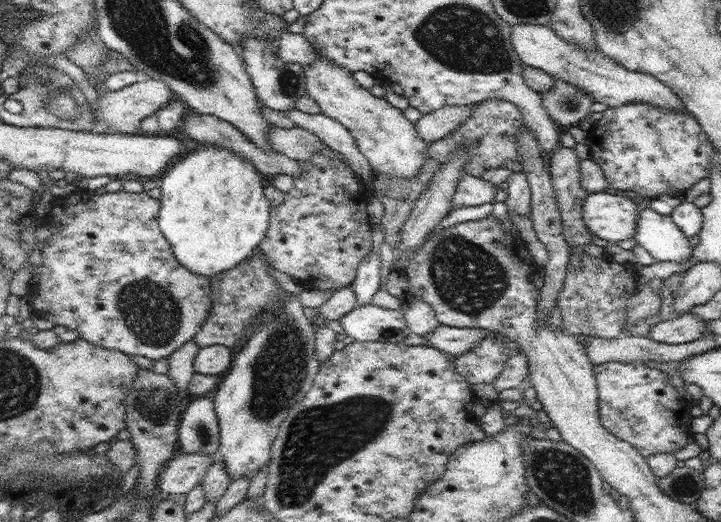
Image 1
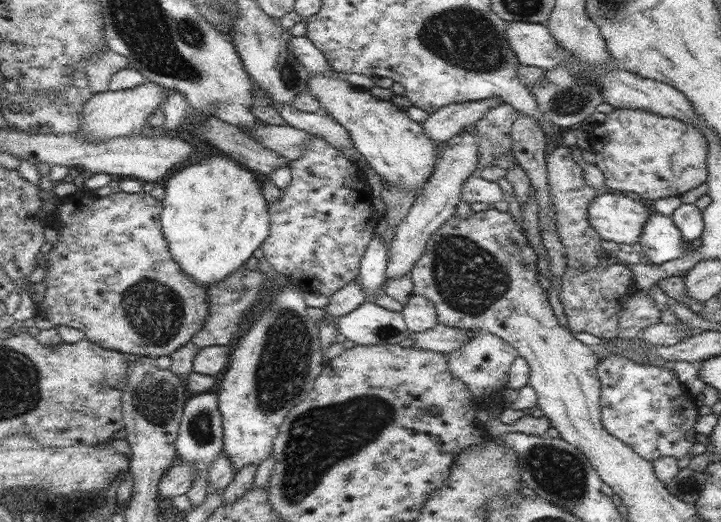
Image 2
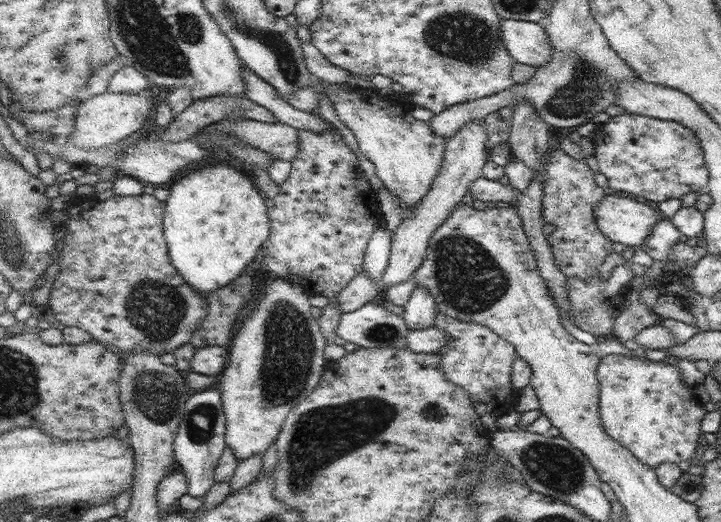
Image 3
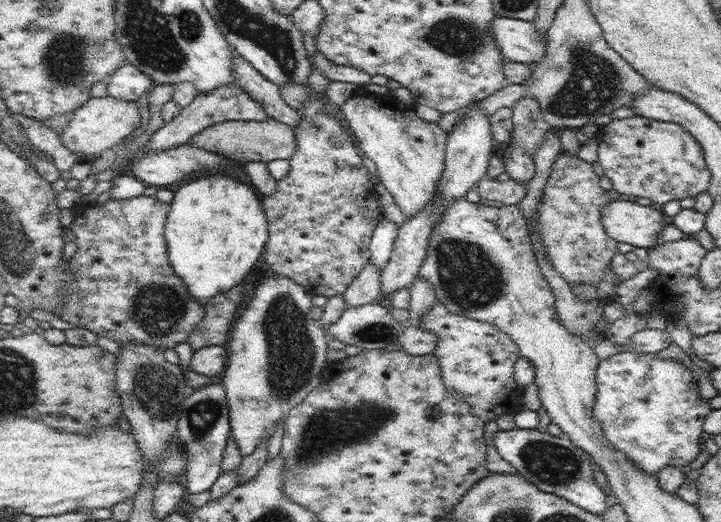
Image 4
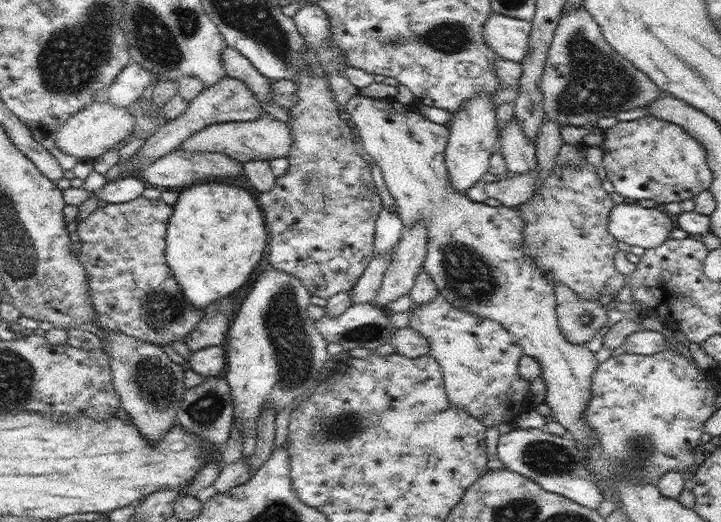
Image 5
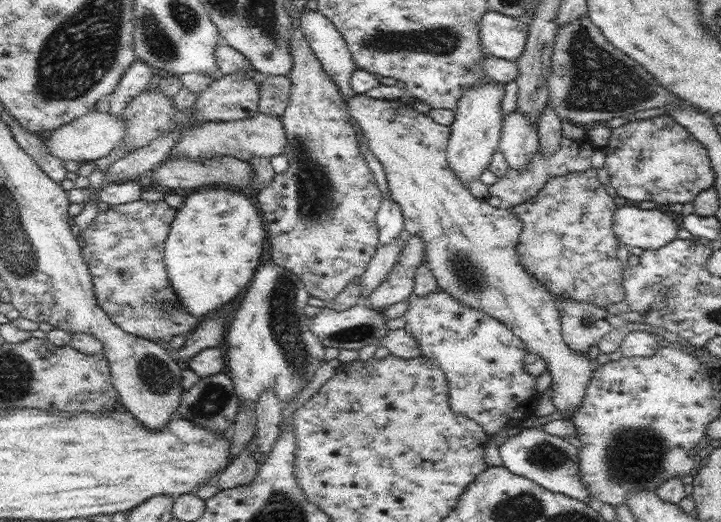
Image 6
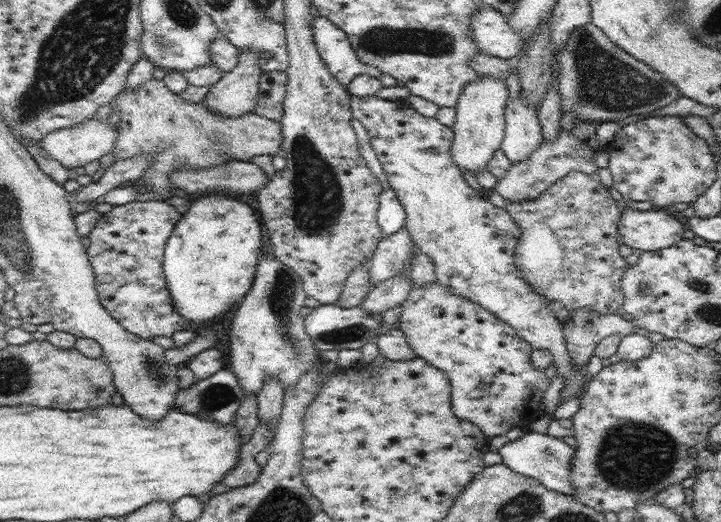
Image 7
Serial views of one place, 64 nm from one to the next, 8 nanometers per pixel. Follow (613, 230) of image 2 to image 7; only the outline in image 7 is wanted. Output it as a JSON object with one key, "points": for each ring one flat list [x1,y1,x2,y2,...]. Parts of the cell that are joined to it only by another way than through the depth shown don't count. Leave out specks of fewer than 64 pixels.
{"points":[[626,207,621,213,621,219,618,225,620,241,623,244,643,251,656,251,661,248,668,248,683,239,686,226,678,221,674,216,665,211,636,211]]}

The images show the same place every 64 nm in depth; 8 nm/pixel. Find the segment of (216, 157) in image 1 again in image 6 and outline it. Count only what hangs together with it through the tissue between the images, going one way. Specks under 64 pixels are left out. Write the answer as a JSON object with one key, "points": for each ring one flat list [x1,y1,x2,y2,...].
{"points":[[203,186,184,193,184,204,178,209,165,240,165,269,185,309,192,316,203,318,230,303,249,285,262,256,264,239,267,238,266,228,260,210,240,189]]}

